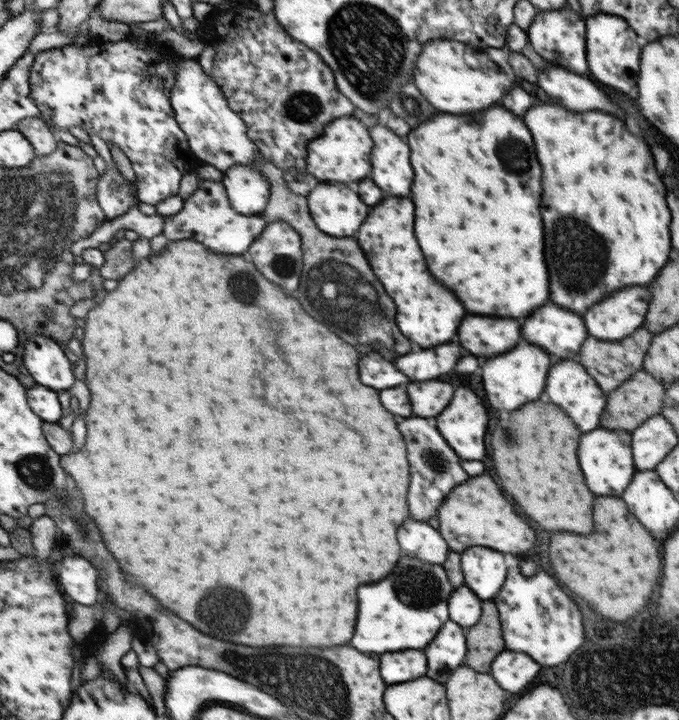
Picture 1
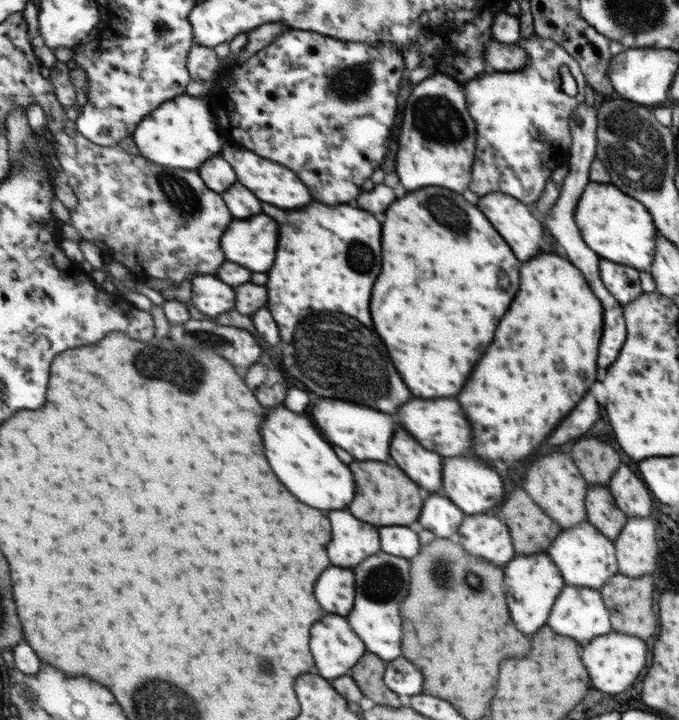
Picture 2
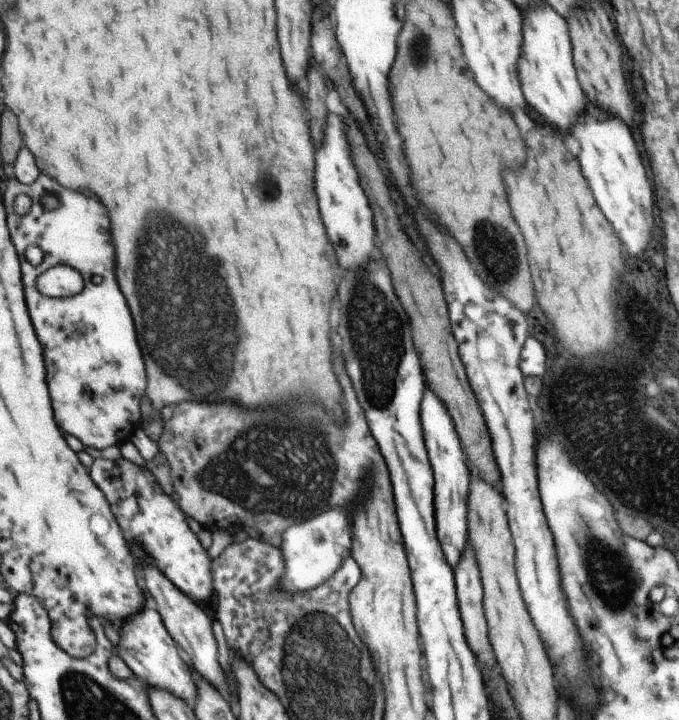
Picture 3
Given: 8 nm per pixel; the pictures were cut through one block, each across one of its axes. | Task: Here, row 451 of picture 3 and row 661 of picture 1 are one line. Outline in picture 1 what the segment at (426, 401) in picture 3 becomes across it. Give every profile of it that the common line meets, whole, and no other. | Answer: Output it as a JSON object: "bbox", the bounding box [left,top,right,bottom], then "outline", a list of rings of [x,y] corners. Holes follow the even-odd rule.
{"bbox":[425,620,465,684],"outline":[[[451,620],[442,624],[443,632],[439,628],[439,636],[435,636],[435,644],[425,648],[427,652],[427,678],[439,680],[443,684],[449,674],[461,666],[465,654],[465,638],[463,630]]]}

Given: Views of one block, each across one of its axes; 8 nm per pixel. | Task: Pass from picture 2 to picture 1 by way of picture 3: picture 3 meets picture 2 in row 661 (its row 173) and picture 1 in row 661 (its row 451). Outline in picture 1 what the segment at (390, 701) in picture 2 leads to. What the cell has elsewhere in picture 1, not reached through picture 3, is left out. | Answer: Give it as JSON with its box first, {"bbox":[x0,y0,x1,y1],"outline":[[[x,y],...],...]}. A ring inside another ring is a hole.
{"bbox":[466,600,503,672],"outline":[[[492,600],[482,601],[481,616],[472,627],[468,627],[466,634],[467,666],[475,668],[475,672],[487,672],[495,654],[503,650],[502,624]]]}

